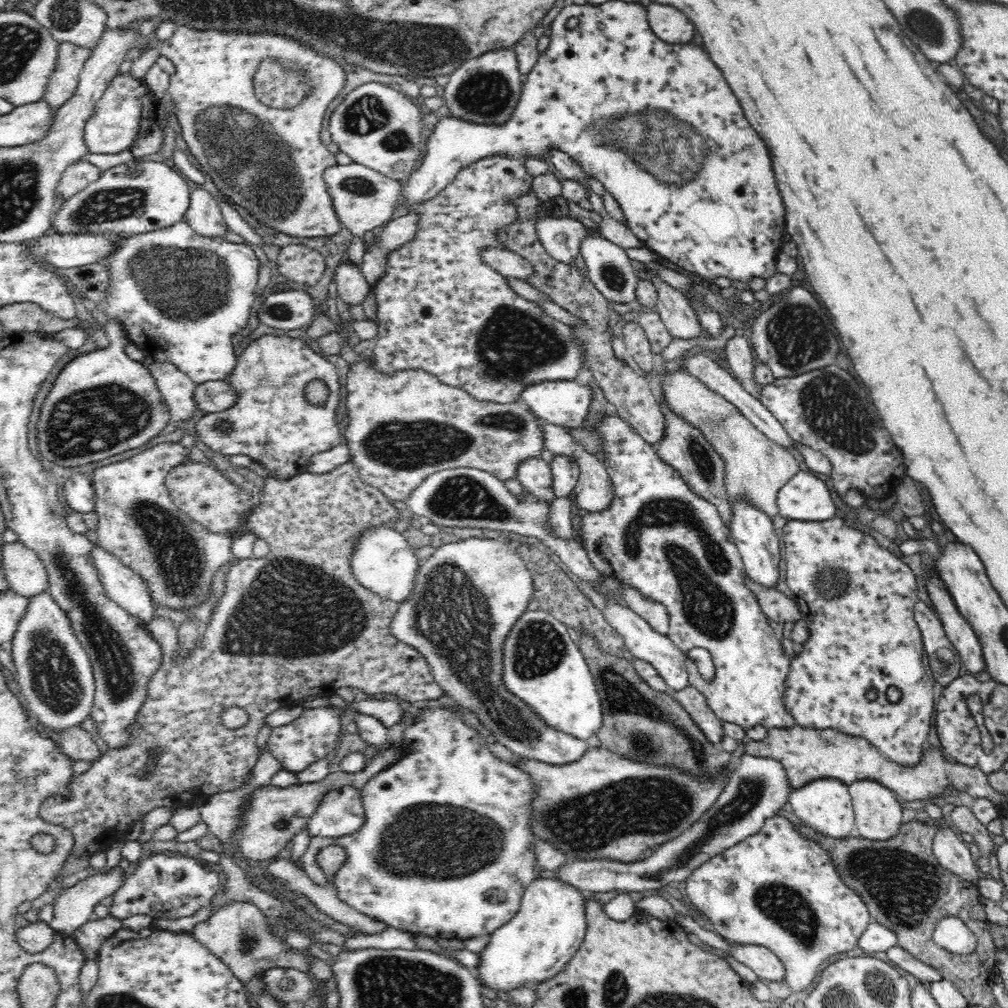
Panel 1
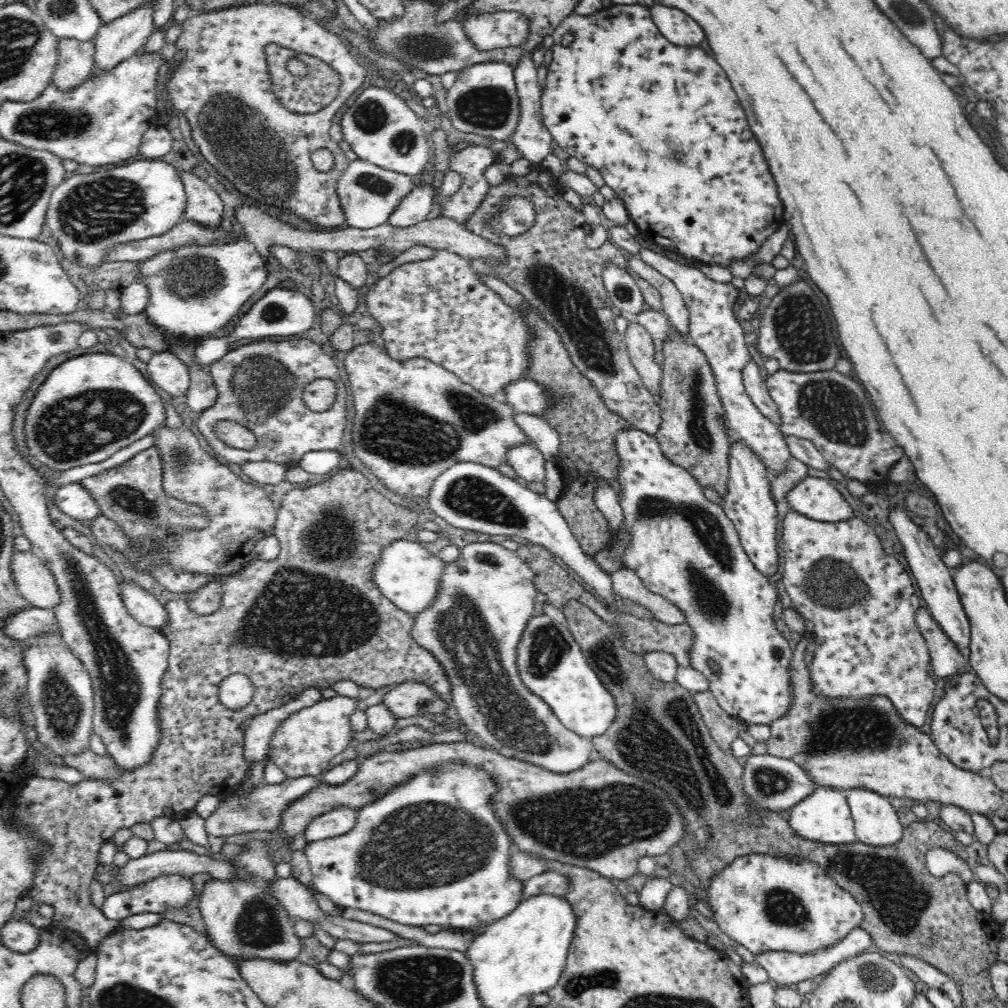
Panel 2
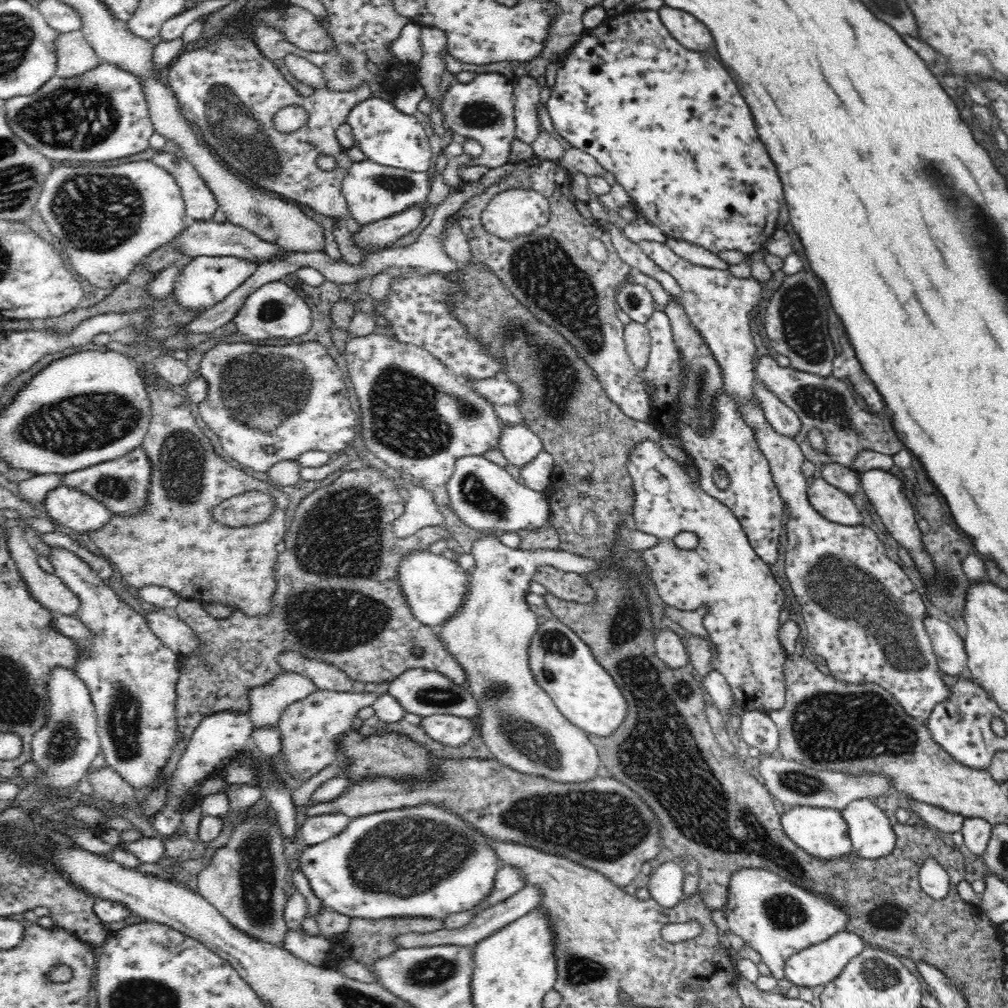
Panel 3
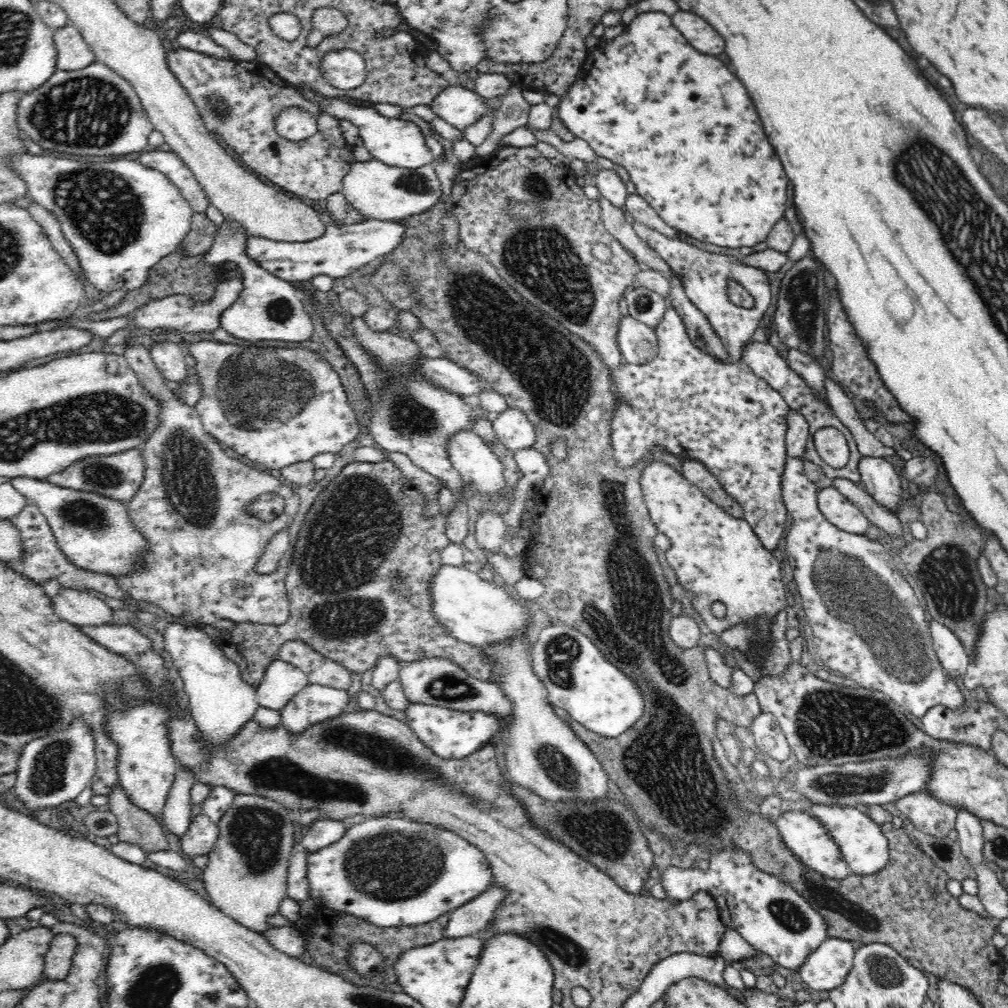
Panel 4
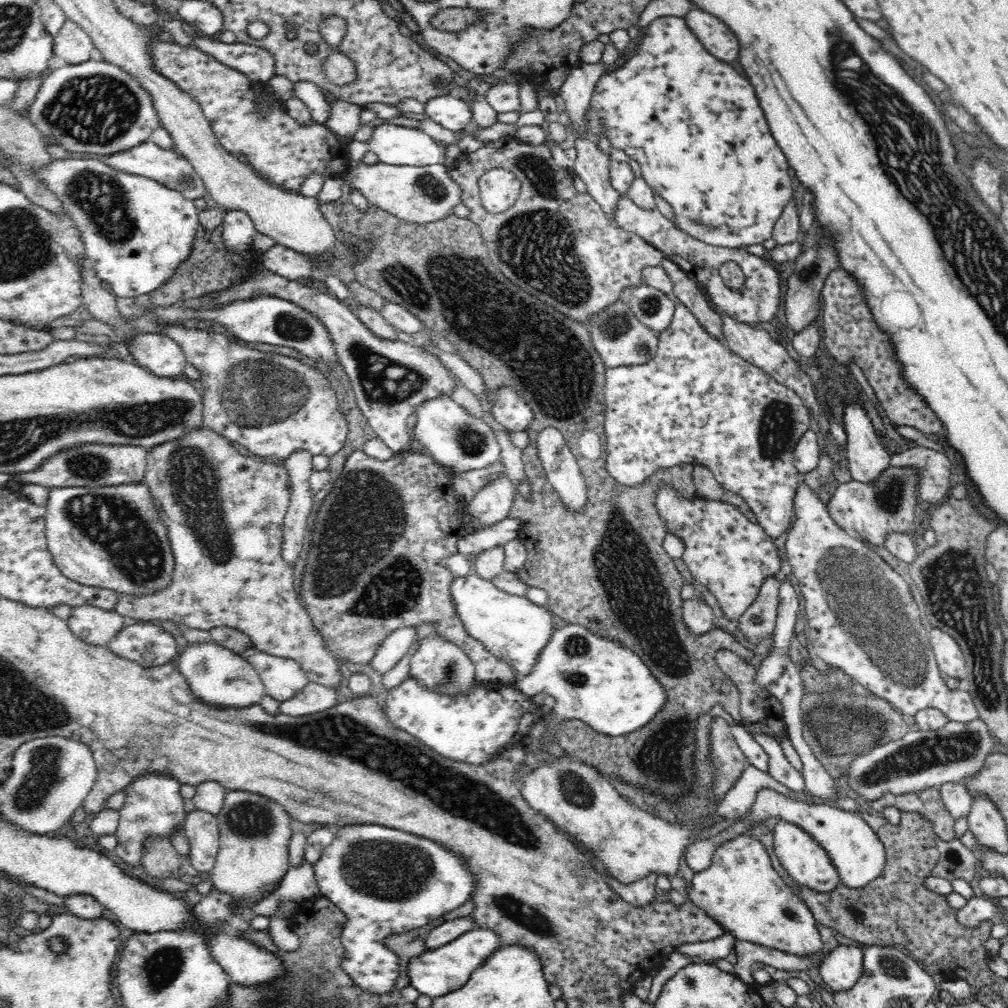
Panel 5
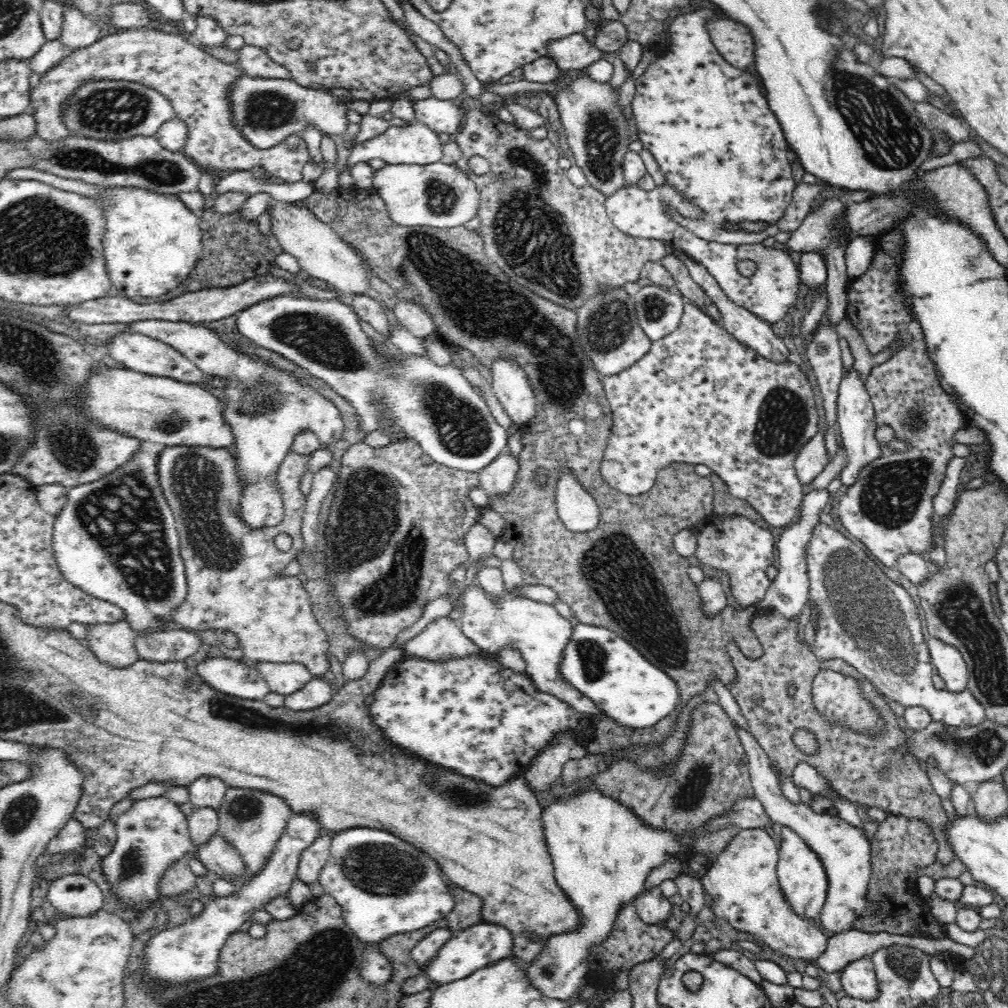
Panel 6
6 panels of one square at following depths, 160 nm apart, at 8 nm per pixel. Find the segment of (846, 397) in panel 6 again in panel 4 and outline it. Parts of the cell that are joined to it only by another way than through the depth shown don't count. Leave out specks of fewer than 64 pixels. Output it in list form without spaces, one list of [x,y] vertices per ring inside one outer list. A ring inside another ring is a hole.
[[[862,457],[860,484],[878,505],[897,516],[903,501],[902,476],[886,459]]]

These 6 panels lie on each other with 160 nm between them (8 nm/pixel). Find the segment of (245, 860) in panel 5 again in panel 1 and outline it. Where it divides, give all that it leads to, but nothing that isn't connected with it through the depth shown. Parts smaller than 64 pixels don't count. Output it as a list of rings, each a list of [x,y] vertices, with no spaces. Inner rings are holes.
[[[232,901],[231,904],[220,905],[213,910],[207,921],[193,928],[191,935],[213,955],[218,956],[222,963],[230,968],[232,974],[242,981],[246,989],[250,978],[260,970],[280,967],[295,968],[308,973],[312,966],[308,955],[286,950],[287,944],[282,941],[282,937],[270,933],[266,914],[252,903]]]

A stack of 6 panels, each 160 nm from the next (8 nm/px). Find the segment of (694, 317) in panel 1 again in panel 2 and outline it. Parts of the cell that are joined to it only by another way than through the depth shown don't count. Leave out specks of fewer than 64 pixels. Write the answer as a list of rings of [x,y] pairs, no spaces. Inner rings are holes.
[[[638,255],[628,259],[627,263],[628,270],[640,275],[640,278],[648,281],[658,290],[661,296],[661,308],[671,328],[679,335],[689,334],[689,310],[676,285],[669,278],[649,267]]]

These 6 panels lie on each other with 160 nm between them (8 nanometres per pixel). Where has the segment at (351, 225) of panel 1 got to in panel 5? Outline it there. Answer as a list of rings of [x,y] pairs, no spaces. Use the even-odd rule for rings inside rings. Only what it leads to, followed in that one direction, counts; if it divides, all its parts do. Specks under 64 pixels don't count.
[[[360,161],[356,164],[356,168],[350,172],[350,176],[344,181],[351,188],[352,192],[360,192],[366,198],[366,201],[368,201],[370,207],[380,208],[381,211],[388,212],[394,217],[406,220],[408,223],[439,223],[442,218],[448,214],[452,214],[452,208],[456,204],[461,203],[460,194],[462,194],[462,191],[450,179],[449,170],[442,162],[428,166],[398,166],[384,164],[380,161],[368,165]]]

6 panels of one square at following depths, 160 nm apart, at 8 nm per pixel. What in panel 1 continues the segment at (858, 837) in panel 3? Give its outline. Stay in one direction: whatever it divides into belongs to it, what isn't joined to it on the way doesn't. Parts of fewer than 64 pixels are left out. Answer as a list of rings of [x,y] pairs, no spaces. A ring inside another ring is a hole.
[[[858,780],[848,787],[853,802],[856,834],[870,840],[892,838],[902,825],[902,810],[905,806],[902,800],[897,800],[895,792],[880,784],[878,780]]]

